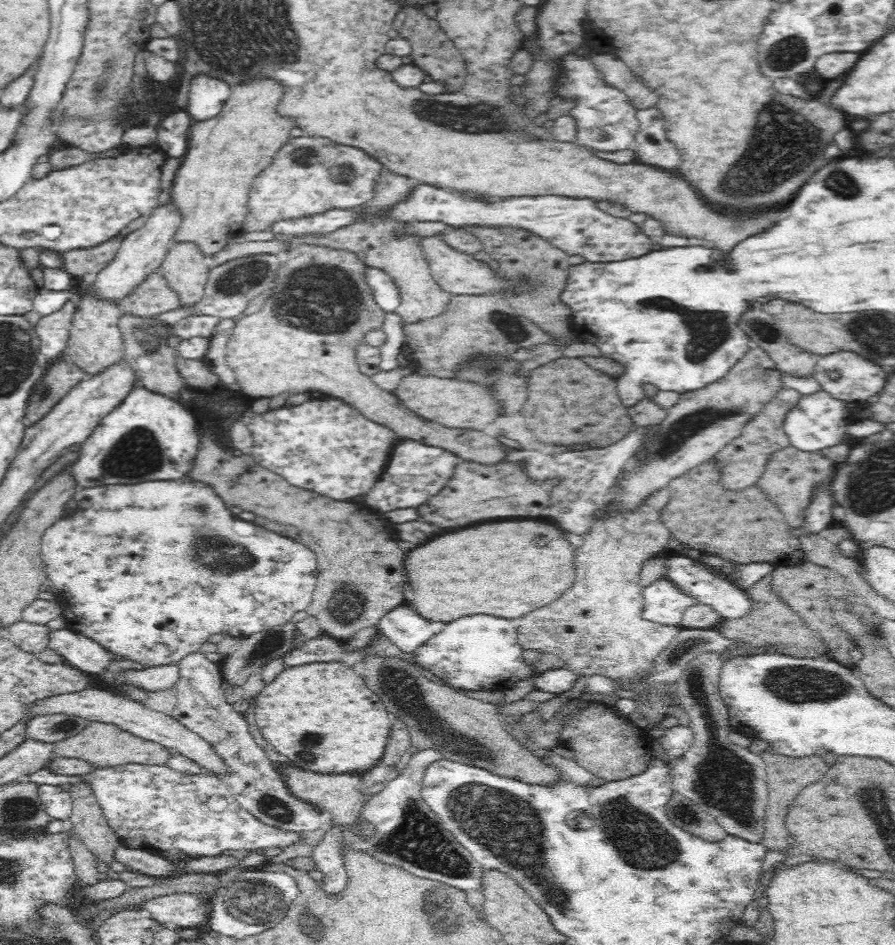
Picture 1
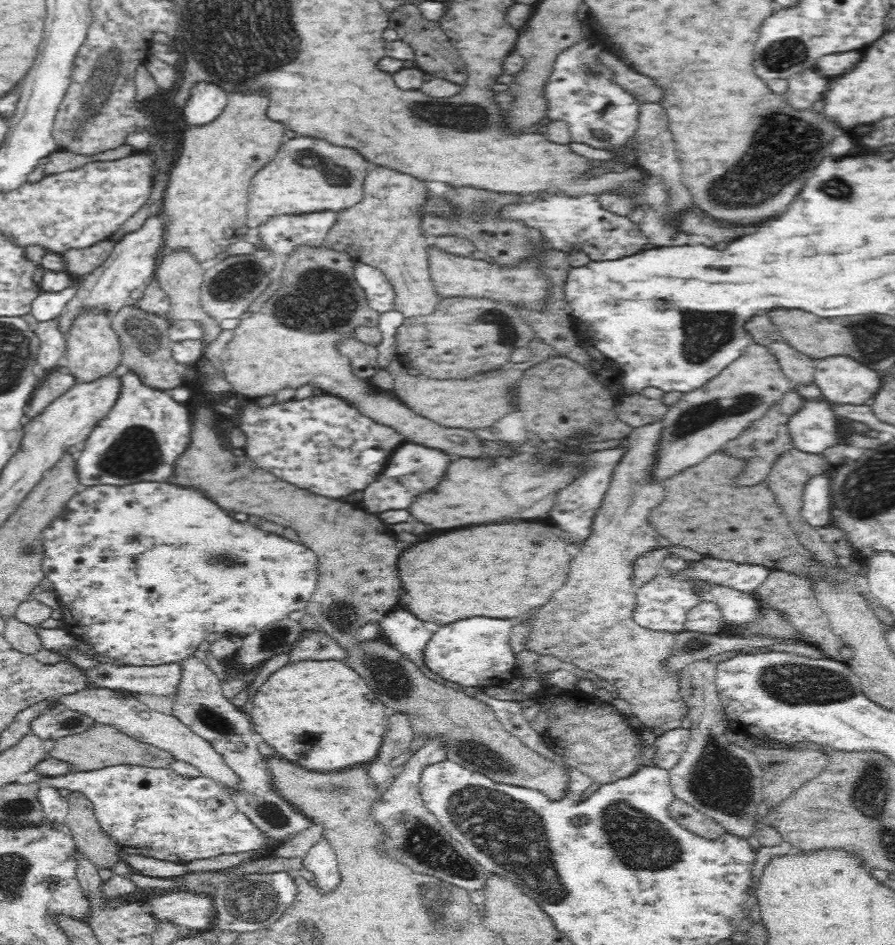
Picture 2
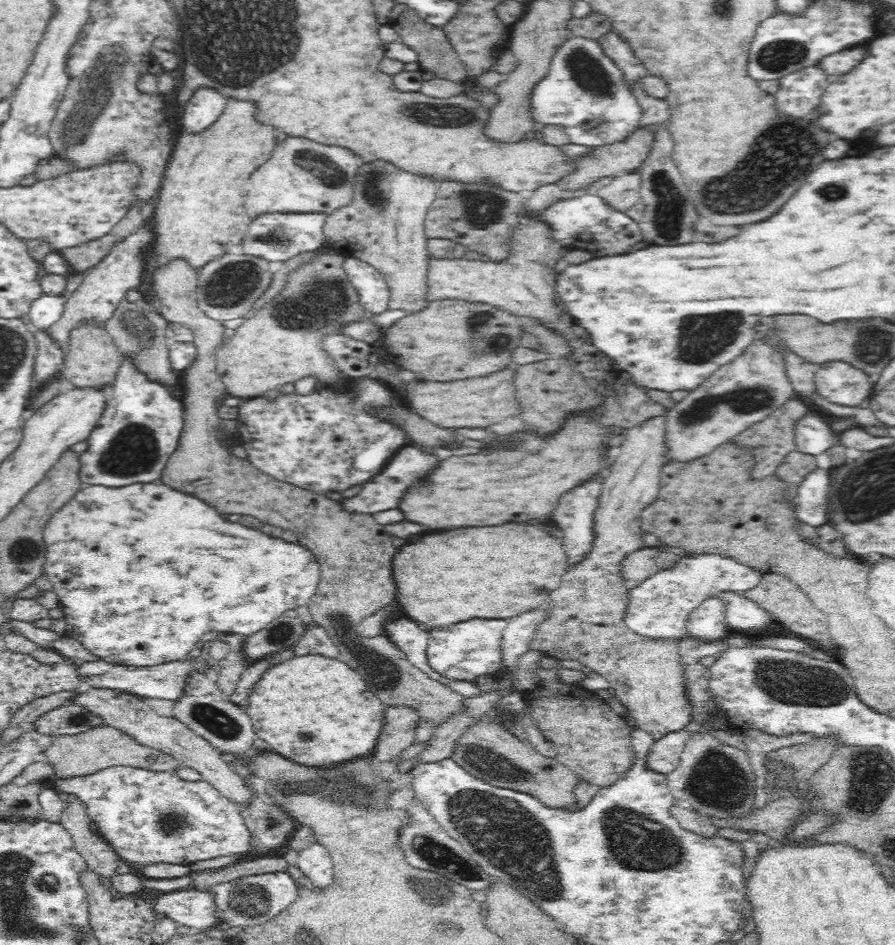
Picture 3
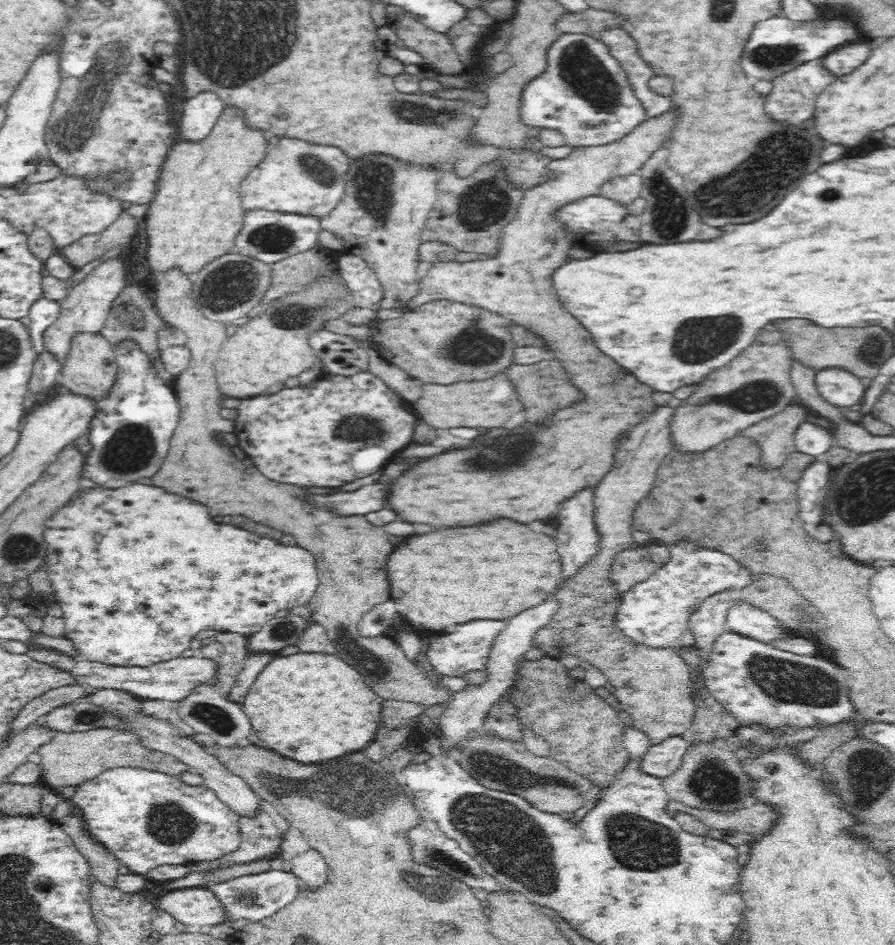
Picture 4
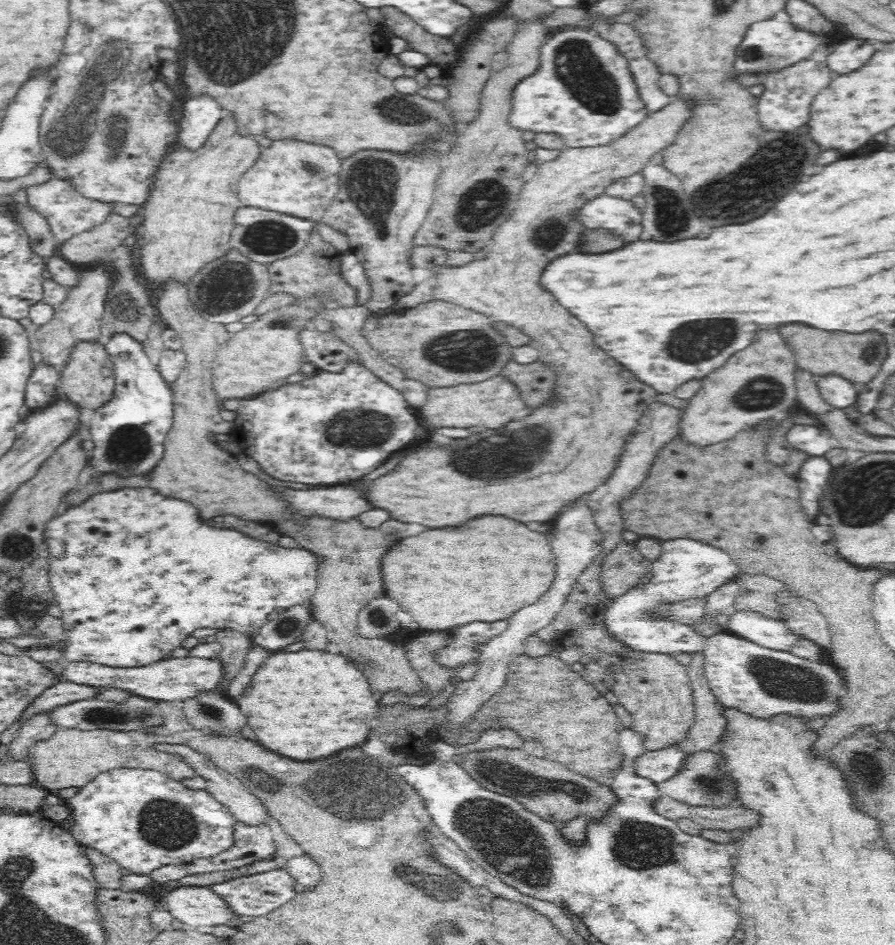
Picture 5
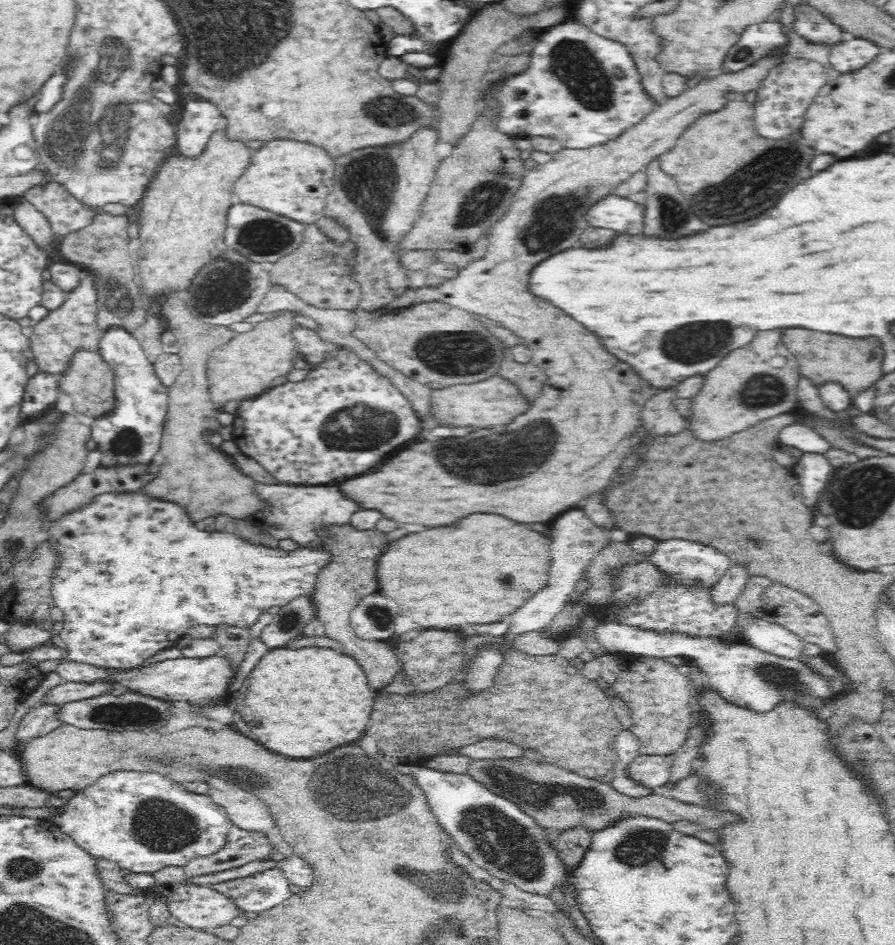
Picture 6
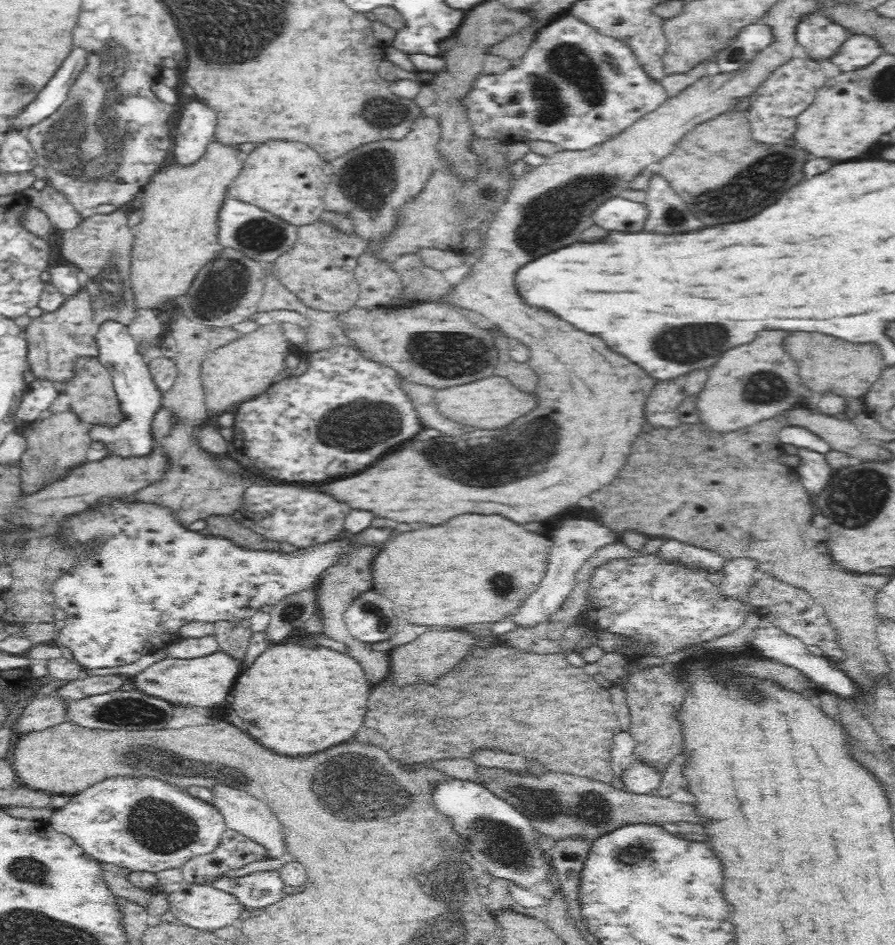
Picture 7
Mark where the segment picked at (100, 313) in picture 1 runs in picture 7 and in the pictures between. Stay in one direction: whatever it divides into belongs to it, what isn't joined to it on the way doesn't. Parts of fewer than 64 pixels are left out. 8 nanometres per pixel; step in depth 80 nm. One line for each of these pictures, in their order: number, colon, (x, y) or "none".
2: (93, 351)
3: (92, 360)
4: (89, 371)
5: (88, 381)
6: (89, 381)
7: (94, 398)

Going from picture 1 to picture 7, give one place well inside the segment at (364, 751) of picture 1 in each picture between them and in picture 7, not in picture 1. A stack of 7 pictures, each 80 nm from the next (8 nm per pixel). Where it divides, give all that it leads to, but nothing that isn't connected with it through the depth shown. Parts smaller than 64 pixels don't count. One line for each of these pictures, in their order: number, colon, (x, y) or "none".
2: (320, 713)
3: (312, 709)
4: (308, 706)
5: (306, 704)
6: (299, 702)
7: (297, 697)

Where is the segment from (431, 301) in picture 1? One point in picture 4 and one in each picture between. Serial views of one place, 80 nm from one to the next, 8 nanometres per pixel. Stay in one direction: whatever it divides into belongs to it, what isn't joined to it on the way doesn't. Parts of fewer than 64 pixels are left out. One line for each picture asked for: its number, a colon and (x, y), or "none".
2: (392, 203)
3: (383, 224)
4: (380, 216)

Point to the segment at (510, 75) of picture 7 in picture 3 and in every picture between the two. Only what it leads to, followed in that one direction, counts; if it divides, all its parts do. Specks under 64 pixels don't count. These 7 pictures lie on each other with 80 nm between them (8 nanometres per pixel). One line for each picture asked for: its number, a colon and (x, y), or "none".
3: (584, 91)
4: (584, 92)
5: (582, 90)
6: (581, 89)

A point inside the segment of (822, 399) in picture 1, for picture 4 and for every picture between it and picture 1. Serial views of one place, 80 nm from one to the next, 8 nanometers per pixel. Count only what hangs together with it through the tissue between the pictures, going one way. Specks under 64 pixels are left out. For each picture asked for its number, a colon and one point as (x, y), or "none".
2: (813, 429)
3: (812, 436)
4: (811, 439)

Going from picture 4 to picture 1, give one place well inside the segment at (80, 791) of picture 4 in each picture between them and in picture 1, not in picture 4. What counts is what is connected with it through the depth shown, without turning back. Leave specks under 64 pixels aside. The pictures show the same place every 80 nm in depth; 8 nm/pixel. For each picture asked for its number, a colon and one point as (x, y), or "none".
1: (177, 816)
2: (152, 812)
3: (147, 817)

